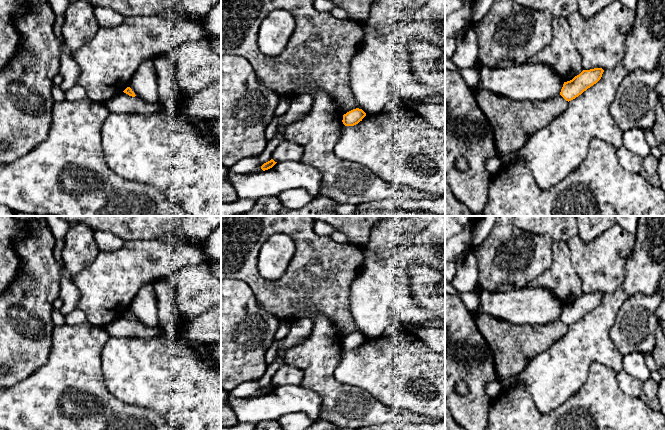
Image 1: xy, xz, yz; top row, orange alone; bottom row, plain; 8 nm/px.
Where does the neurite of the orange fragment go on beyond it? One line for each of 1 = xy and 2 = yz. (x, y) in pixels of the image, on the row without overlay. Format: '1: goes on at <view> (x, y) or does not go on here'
1: does not go on here
2: does not go on here

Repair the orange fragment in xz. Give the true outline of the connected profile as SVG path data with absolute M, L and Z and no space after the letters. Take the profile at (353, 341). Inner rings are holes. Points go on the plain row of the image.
M359 332L353 333L343 339L343 348L345 350L354 350L366 340L366 337Z

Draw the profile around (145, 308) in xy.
M152 283L143 285L132 300L129 310L137 321L148 327L160 325L159 303Z

